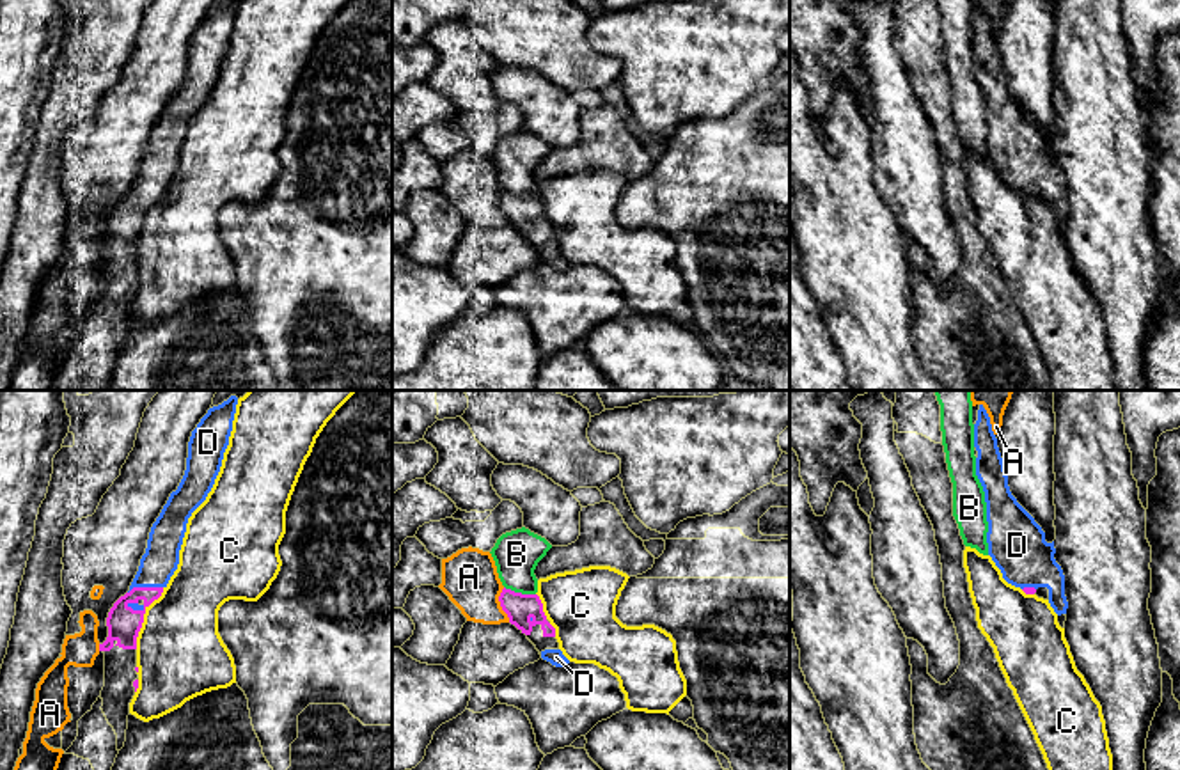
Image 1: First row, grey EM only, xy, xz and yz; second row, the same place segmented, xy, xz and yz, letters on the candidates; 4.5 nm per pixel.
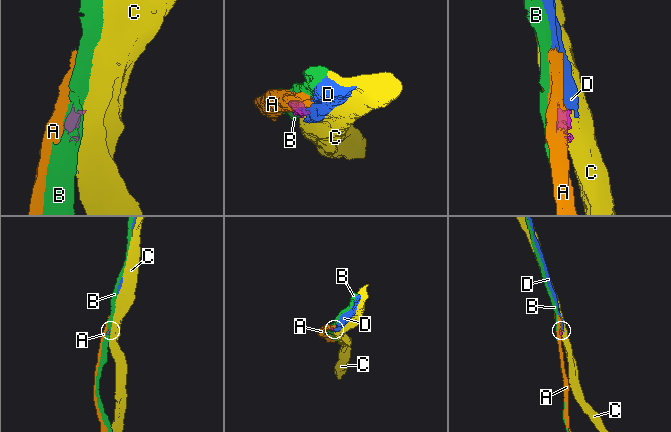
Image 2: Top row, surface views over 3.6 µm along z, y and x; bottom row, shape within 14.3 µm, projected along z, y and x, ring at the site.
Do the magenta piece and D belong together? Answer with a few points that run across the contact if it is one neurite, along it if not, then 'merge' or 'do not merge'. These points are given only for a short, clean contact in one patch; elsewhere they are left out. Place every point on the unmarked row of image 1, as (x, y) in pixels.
line xy (125, 226), (126, 206), (144, 190), (162, 158); merge

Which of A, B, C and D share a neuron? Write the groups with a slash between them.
A / B / C / D

